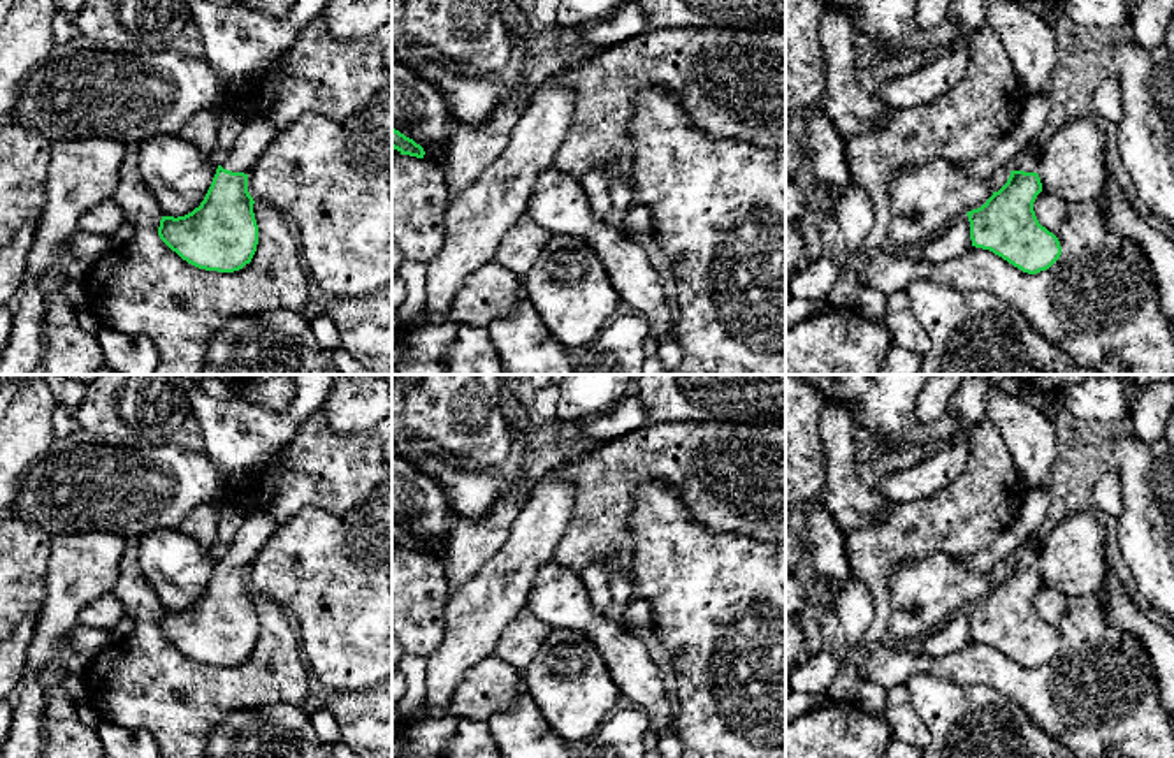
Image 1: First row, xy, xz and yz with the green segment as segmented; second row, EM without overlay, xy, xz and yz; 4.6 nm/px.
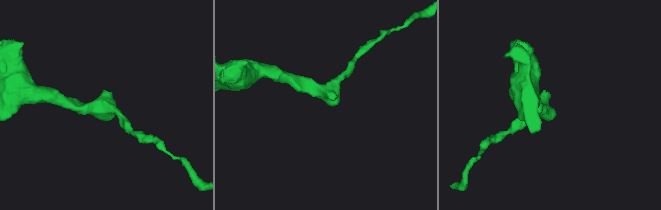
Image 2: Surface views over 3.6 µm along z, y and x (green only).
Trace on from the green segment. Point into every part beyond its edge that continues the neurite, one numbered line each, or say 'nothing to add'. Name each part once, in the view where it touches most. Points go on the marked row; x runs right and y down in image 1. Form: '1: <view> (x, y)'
1: xy (259, 132)

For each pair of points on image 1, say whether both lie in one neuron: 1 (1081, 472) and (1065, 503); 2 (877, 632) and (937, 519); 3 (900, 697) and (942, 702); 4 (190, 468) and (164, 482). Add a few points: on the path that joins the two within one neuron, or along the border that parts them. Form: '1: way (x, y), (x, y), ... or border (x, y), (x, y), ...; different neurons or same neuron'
1: way (1074, 479), (1069, 496); same neuron
2: way (879, 602), (879, 568), (907, 540); same neuron
3: border (904, 685), (914, 711), (930, 736); different neurons
4: way (183, 475), (171, 481); same neuron

